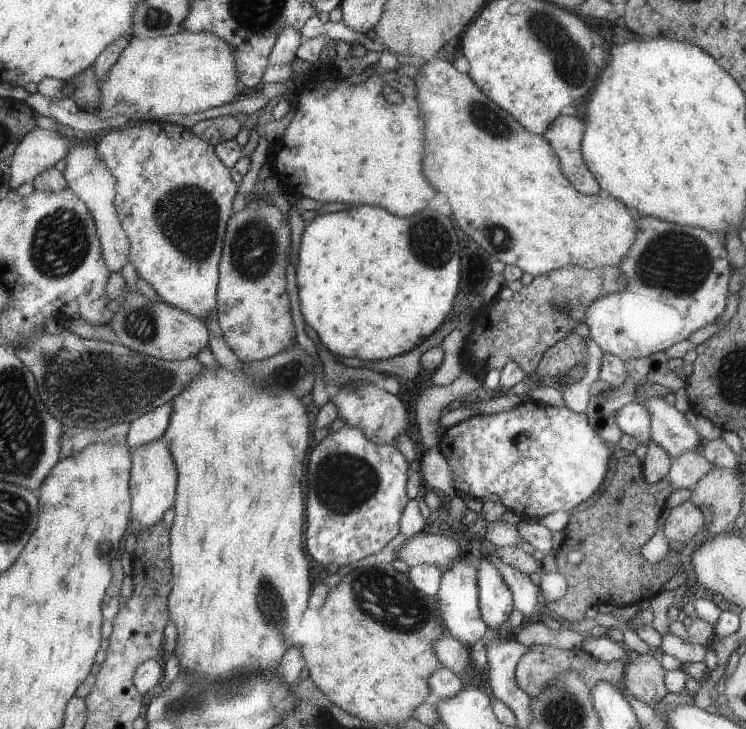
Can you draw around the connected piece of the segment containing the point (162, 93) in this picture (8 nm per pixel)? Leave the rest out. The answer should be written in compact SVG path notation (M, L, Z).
M180 30L167 37L140 39L131 37L126 48L122 50L119 60L110 69L105 81L98 82L102 94L100 115L103 119L114 115L151 114L155 120L168 114L194 114L209 108L222 106L239 98L238 62L233 46L217 34L206 31Z

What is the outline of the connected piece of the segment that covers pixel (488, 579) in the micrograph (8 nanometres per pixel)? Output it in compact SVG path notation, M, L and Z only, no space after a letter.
M482 558L478 570L479 607L484 622L489 626L491 633L493 633L493 628L498 628L502 622L506 622L506 618L514 610L515 604L512 604L513 591L510 590L505 579L502 578L498 568L492 566L486 558Z

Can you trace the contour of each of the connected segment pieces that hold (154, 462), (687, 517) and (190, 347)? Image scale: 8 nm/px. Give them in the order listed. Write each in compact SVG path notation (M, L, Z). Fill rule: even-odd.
M160 437L148 444L131 447L132 450L132 493L133 493L133 518L140 524L141 530L157 525L162 520L164 513L175 503L176 492L176 466L170 454L169 442Z
M690 500L668 508L664 517L664 534L668 541L687 544L705 523L702 511Z
M126 286L122 298L122 307L114 313L110 326L116 332L120 345L130 350L150 355L165 361L183 361L194 358L204 348L209 348L211 334L206 324L185 310L173 307L164 301L152 302L148 297L132 292Z

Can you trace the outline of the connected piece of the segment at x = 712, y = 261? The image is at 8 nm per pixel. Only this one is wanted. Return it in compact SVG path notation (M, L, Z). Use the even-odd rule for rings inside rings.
M636 214L638 234L634 246L618 268L627 276L627 288L597 298L587 310L587 320L591 338L598 344L597 351L610 353L625 363L631 358L642 358L666 351L677 342L688 339L706 324L712 324L722 316L728 296L730 262L726 258L726 248L718 235L700 227L685 227L654 217Z

